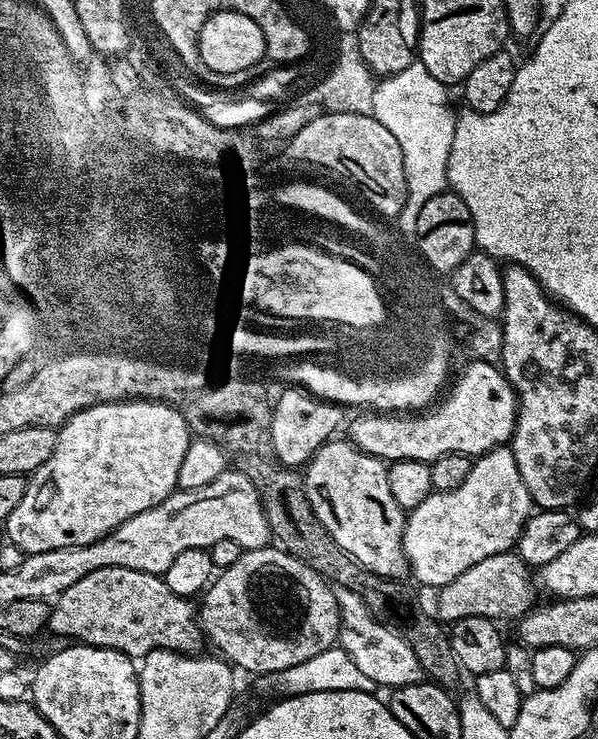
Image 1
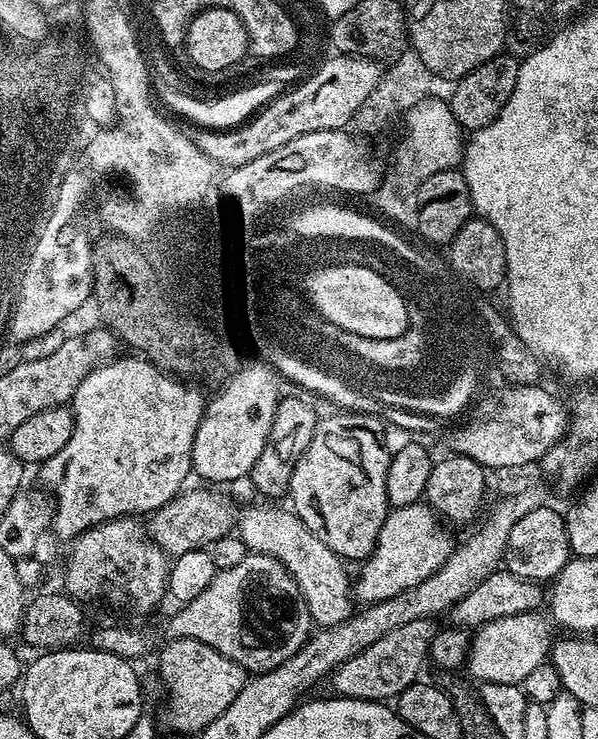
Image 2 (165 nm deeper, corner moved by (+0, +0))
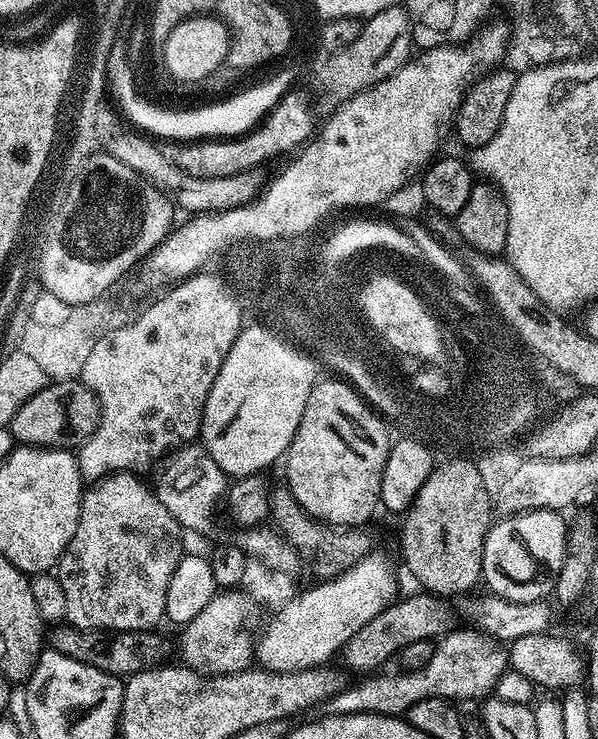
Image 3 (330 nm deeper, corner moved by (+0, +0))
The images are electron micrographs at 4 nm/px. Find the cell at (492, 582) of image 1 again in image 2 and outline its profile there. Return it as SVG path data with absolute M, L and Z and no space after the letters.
M431 619L410 622L406 626L398 626L398 630L390 630L390 634L382 634L374 646L366 646L354 658L340 665L331 673L332 688L337 697L354 700L374 700L388 702L417 683L420 667L428 660L428 644L434 635Z

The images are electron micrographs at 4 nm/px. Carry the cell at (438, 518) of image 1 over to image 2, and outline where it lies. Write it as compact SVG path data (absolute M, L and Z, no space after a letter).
M427 503L392 508L378 534L376 549L359 565L360 577L354 580L355 599L364 606L376 604L430 578L450 558L454 547L451 534L443 526Z

